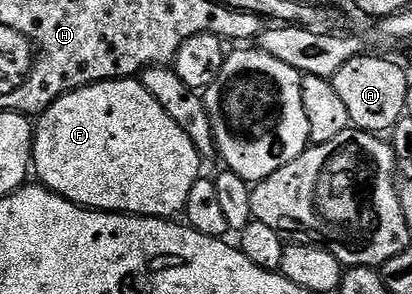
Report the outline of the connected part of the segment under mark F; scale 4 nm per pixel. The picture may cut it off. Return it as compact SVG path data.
M134 77L112 78L110 82L95 82L91 86L83 86L80 90L71 90L68 94L63 94L50 108L38 115L37 125L33 130L34 177L36 174L39 177L36 179L48 190L52 190L53 193L59 194L73 204L86 206L88 210L110 210L117 214L145 214L149 218L174 219L178 215L175 213L178 210L180 213L186 207L189 200L189 188L193 188L193 184L201 176L199 162L201 162L201 155L197 152L193 140L189 140L189 136L181 132L181 128L177 128L177 120L173 120L173 116L169 116L169 112L161 108L159 101L149 96L142 81Z

